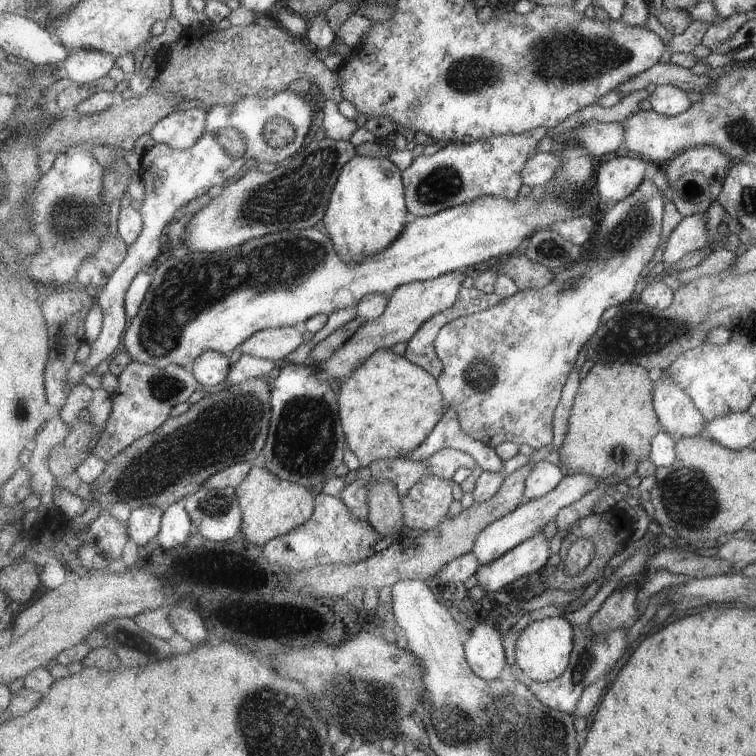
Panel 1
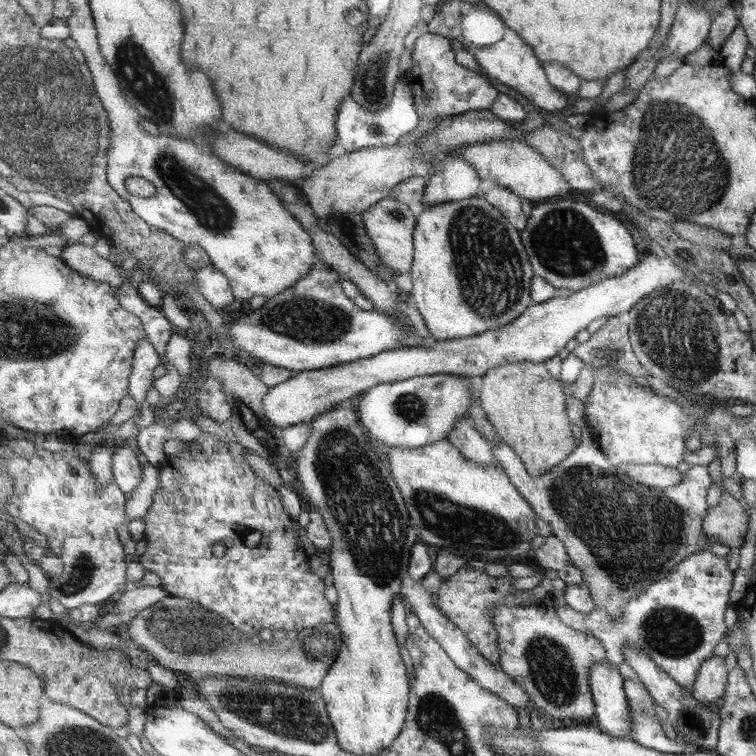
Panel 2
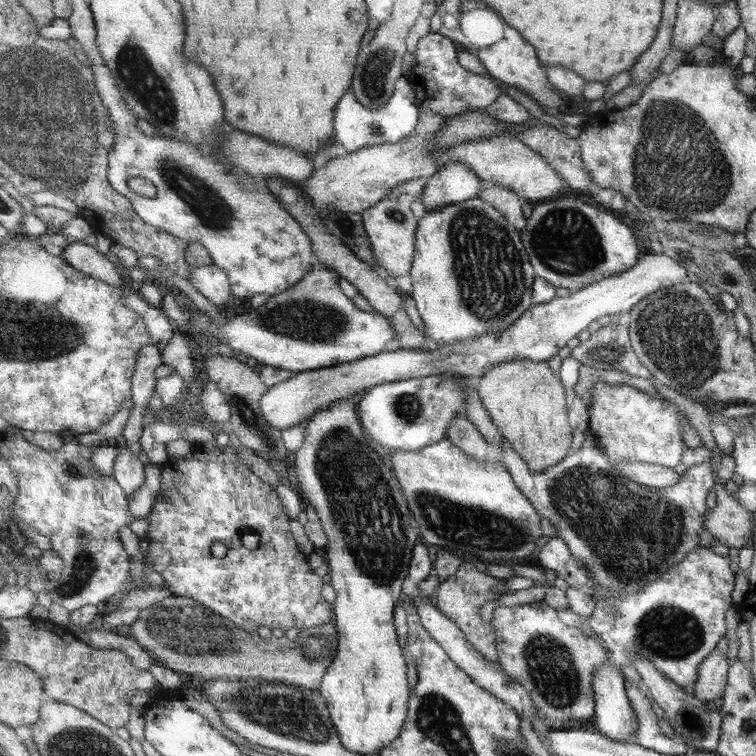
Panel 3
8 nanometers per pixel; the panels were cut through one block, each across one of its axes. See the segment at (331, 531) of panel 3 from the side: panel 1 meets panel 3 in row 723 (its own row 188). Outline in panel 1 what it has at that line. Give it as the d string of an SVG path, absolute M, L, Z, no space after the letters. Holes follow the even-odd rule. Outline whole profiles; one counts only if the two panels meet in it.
M357 155L341 171L323 218L343 262L361 262L365 256L387 250L407 228L406 186L402 172L388 157Z

